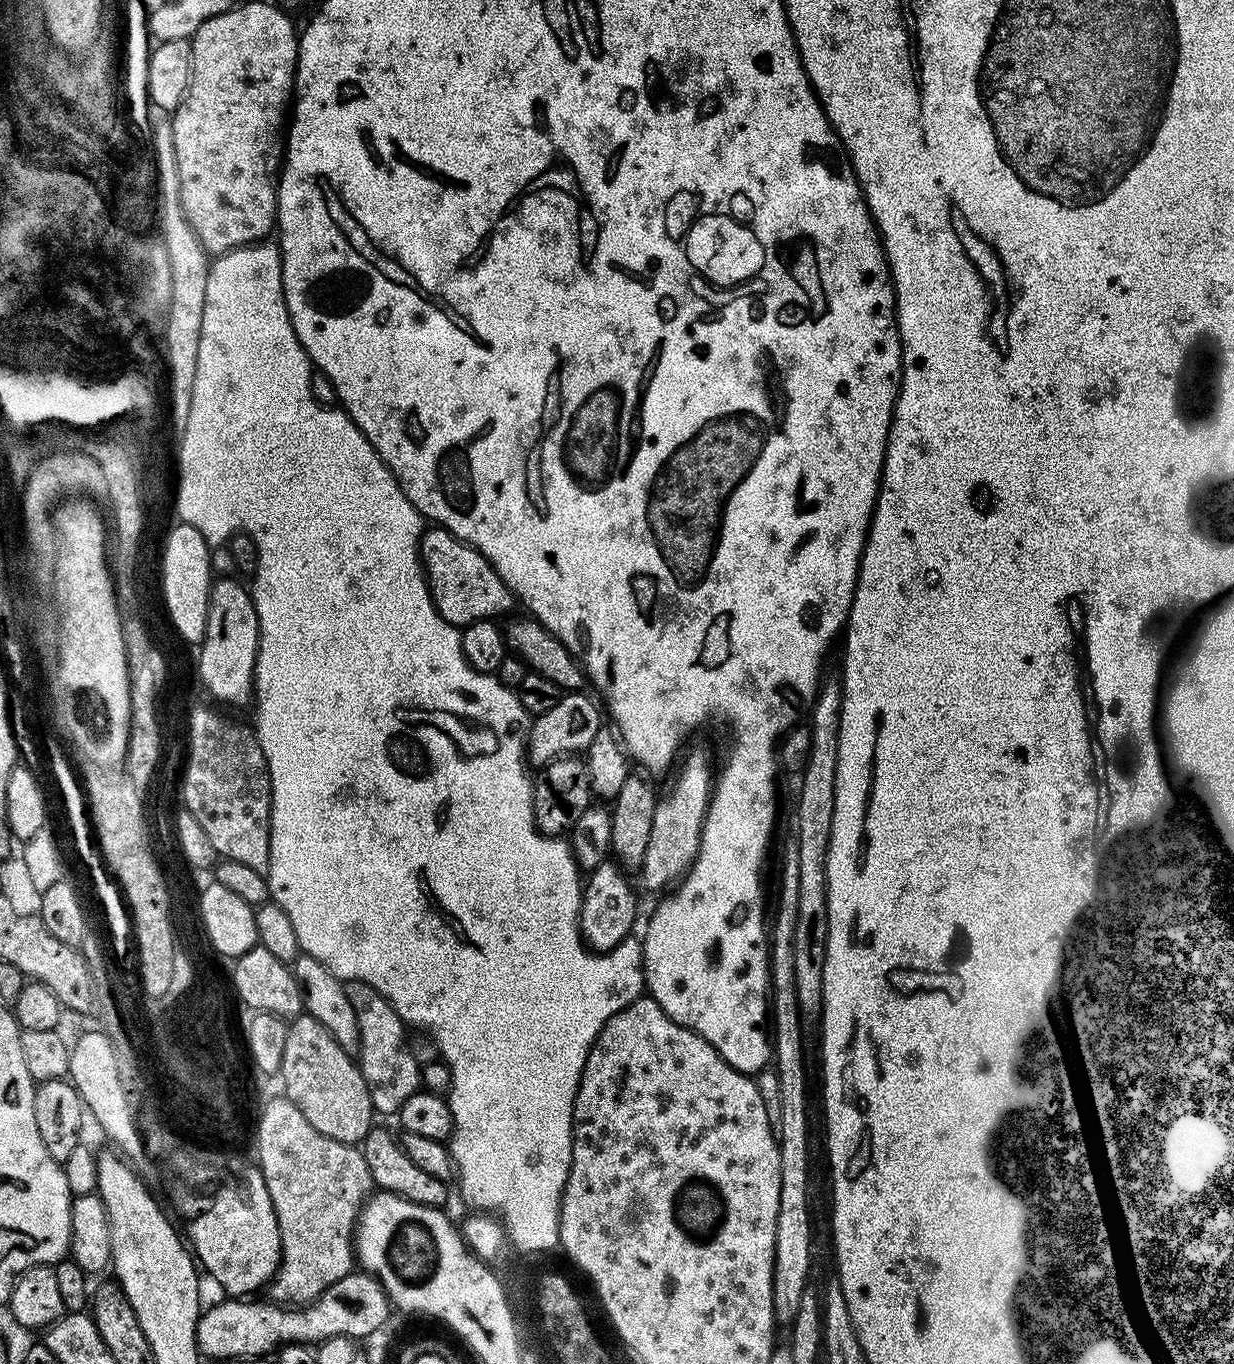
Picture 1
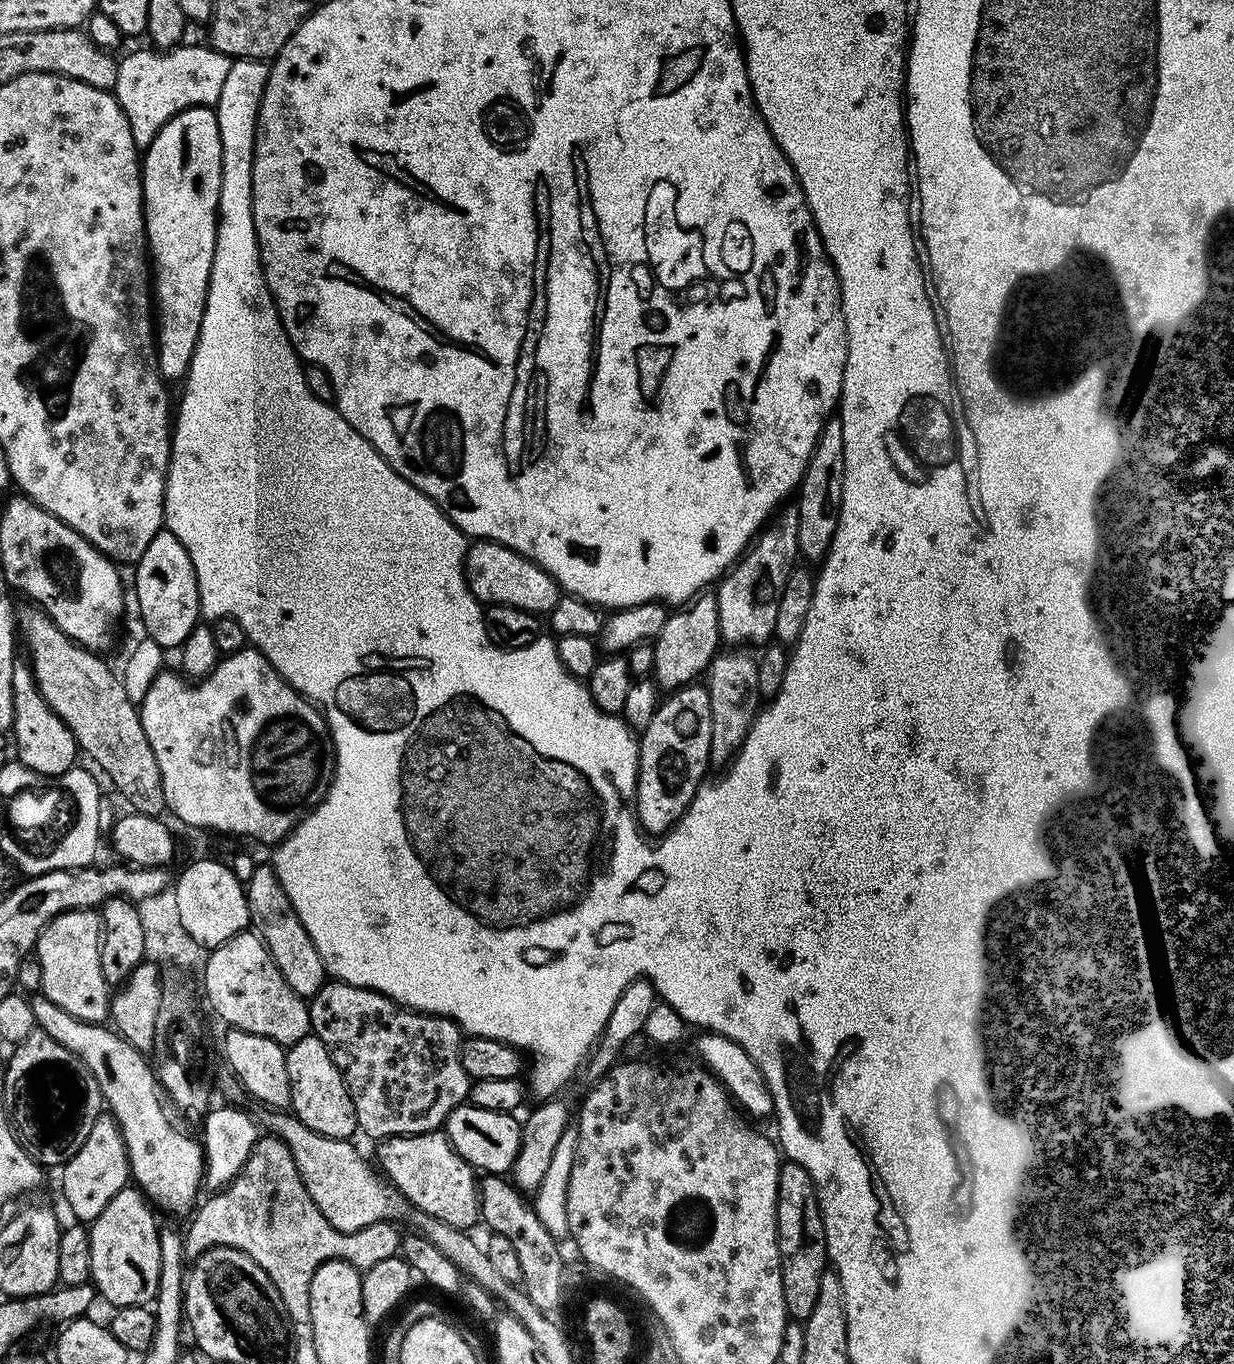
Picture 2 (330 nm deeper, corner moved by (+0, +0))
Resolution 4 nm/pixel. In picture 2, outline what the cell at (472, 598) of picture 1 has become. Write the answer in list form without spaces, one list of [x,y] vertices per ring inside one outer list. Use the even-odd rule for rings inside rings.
[[[476,540],[469,543],[464,559],[464,577],[473,596],[485,605],[505,604],[518,610],[547,614],[559,602],[562,589],[556,579],[542,570],[533,560],[526,559],[521,552],[510,550],[492,540]]]

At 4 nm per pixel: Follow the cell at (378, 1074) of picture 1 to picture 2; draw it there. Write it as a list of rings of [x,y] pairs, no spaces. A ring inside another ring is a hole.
[[[329,979],[310,997],[308,1013],[312,1023],[311,1035],[317,1036],[330,1050],[334,1066],[342,1074],[348,1087],[350,1102],[354,1102],[356,1126],[361,1133],[379,1142],[391,1136],[417,1136],[443,1129],[448,1115],[469,1099],[474,1081],[462,1066],[462,1029],[447,1016],[418,1012],[392,1000],[389,996],[348,984],[344,980]]]

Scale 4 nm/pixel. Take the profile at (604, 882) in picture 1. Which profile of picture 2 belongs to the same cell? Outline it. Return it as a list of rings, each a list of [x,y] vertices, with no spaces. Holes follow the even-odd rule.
[[[693,682],[687,684],[685,688],[677,688],[675,692],[671,693],[667,698],[661,699],[658,710],[654,714],[654,719],[651,720],[650,726],[646,726],[639,733],[638,743],[640,745],[640,761],[638,762],[638,770],[636,771],[636,791],[634,793],[634,811],[636,819],[640,821],[640,827],[649,837],[659,838],[664,833],[670,831],[672,827],[678,823],[684,816],[685,810],[690,806],[690,802],[696,796],[696,791],[700,789],[700,785],[705,783],[704,776],[710,769],[710,761],[712,755],[710,754],[710,742],[714,734],[714,718],[710,718],[710,694],[707,687],[703,683]]]

